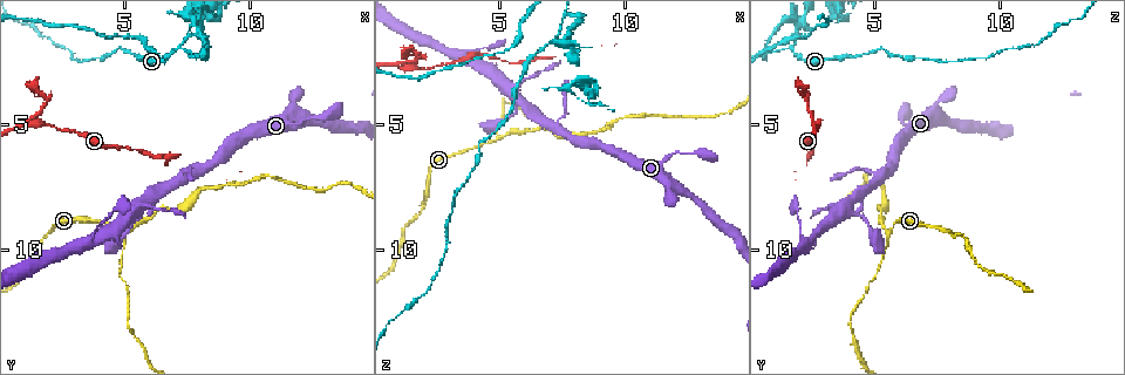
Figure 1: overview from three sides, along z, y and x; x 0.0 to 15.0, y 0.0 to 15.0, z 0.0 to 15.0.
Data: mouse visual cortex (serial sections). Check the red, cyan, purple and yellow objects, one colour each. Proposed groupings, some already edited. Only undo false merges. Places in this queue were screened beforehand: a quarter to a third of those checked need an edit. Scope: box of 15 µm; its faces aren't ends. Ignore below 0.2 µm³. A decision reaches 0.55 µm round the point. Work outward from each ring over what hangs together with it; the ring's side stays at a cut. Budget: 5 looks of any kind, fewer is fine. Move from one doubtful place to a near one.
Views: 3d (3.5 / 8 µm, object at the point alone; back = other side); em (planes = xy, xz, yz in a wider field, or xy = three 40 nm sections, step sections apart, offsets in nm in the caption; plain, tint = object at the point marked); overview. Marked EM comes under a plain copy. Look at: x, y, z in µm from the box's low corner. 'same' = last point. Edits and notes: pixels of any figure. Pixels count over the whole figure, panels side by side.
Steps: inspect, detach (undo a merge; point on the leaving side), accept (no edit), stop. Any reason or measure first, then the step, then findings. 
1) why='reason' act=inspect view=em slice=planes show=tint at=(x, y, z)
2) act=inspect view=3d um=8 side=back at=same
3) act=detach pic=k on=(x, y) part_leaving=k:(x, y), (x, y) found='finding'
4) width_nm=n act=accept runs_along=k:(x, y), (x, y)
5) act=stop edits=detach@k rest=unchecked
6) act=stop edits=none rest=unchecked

why='arms part here' act=inspect view=3d um=3.5 at=(7.1, 1.9, 1.7)

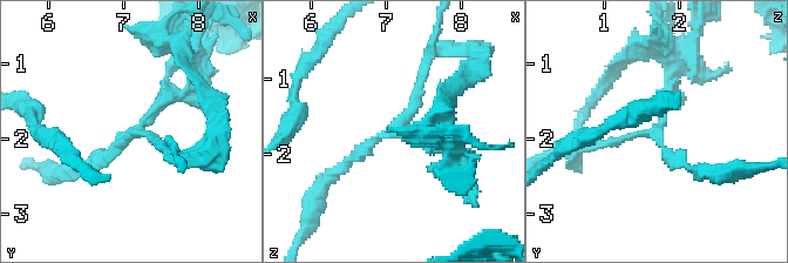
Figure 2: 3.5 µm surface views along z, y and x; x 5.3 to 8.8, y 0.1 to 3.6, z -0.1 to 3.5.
arms=3 arm_widths_nm=100,150,150 why='shape alone is not enough' act=inspect view=em slice=xy step=3 show=tint at=(7.15, 1.90, 1.70)

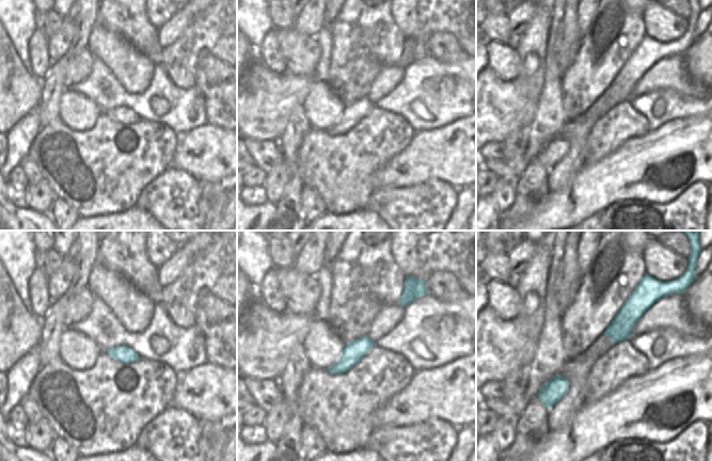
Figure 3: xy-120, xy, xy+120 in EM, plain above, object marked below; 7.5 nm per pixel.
act=detach pic=2 on=(191, 101) part_leaving=2:(155, 109), (190, 83), (183, 59) found='two cells meet here'

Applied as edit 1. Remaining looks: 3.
why='sharp bend' act=inspect view=3d um=3.5 at=(1.0, 5.1, 2.8)

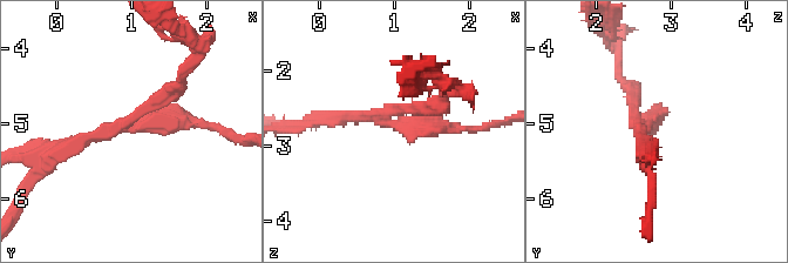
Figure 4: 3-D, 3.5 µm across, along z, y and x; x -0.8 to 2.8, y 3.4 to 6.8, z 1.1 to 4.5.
why='need the tissue' act=inspect view=em slice=xy step=5 show=tint at=(0.95, 5.00, 2.70)

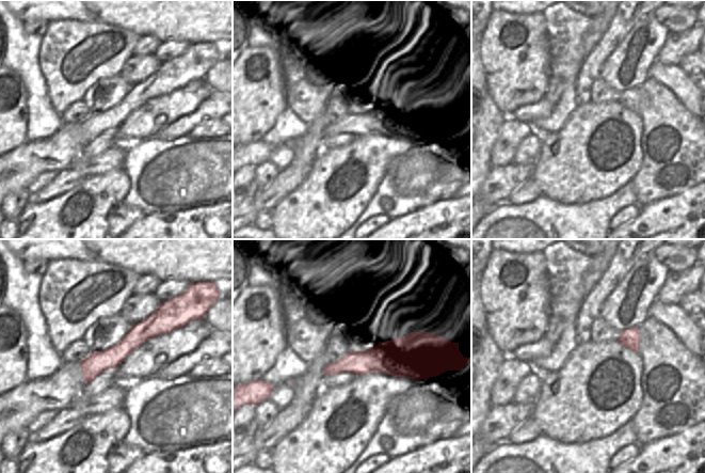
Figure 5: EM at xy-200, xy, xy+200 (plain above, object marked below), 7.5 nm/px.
why='another direction' act=inspect view=em slice=planes show=tint at=same

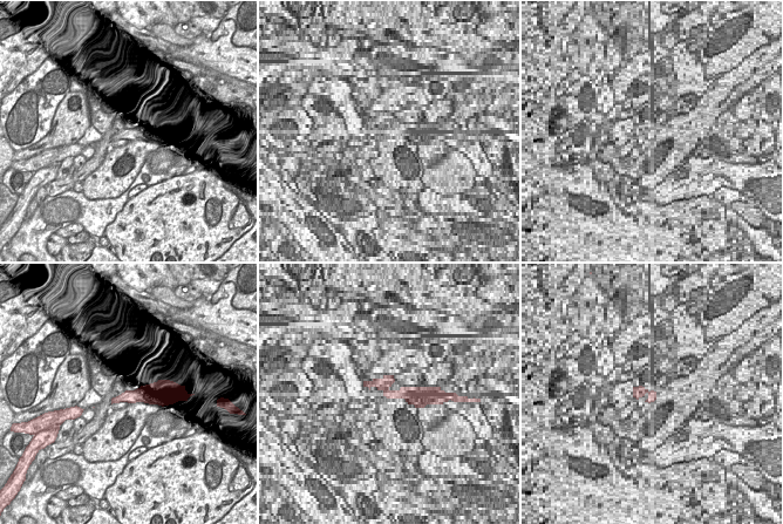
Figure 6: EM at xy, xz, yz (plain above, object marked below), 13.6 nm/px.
act=detach pic=4 on=(426, 108) part_leaving=4:(385, 114), (461, 90) found='two cells meet here'

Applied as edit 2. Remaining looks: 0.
act=stop edits=detach@2,detach@4 rest=unchecked

